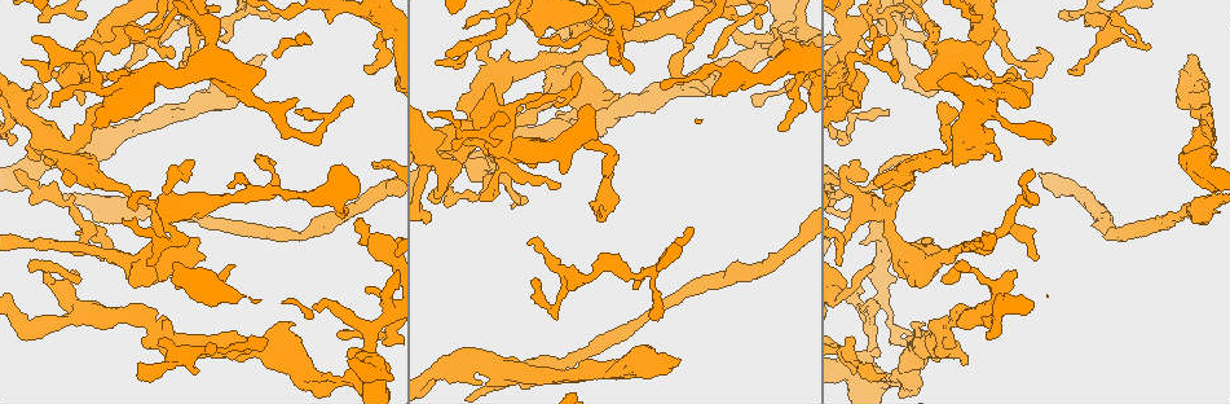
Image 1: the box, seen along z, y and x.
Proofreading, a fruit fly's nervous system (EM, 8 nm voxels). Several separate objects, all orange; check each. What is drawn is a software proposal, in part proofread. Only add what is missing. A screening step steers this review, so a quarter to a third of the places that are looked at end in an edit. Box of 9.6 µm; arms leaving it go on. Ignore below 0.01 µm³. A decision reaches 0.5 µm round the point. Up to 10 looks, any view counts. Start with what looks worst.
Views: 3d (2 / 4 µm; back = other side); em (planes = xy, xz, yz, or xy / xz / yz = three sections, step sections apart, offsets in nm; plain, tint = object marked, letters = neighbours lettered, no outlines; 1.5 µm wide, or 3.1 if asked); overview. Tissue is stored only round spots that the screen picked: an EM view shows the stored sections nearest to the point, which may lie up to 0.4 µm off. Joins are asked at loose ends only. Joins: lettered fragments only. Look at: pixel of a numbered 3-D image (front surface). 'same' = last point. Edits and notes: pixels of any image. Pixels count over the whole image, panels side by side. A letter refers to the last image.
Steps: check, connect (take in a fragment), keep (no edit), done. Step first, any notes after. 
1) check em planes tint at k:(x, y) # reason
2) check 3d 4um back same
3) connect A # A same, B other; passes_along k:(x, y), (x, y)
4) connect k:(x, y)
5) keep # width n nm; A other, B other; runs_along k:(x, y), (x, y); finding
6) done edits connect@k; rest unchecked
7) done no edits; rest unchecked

check 3d 4um at 1:(1016, 269) # free end

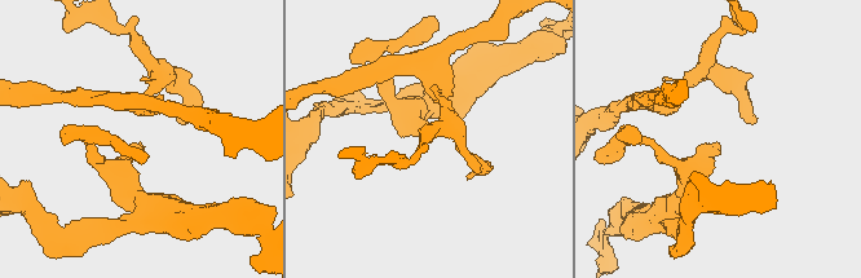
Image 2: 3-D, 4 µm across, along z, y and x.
check em planes letters at 2:(717, 146) # need the tissue

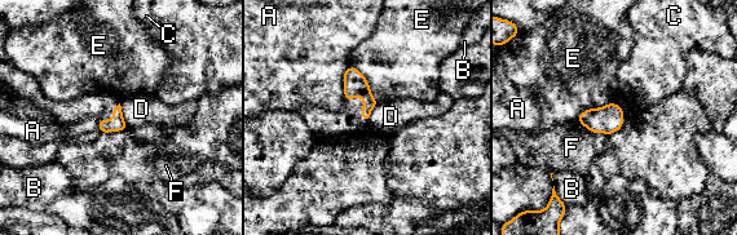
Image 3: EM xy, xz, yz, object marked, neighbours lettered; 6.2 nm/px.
keep # A other, B other, C other, D other, E other, F other; no lettered fragment goes on from it

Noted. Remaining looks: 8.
check 3d 4um at 1:(529, 241) # tapers out

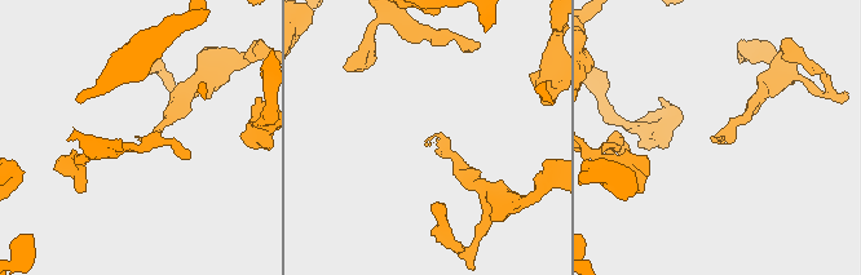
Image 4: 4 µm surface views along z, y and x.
check em planes letters at 4:(721, 137) # shape alone is not enough

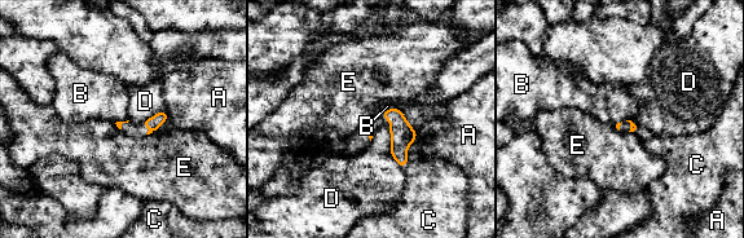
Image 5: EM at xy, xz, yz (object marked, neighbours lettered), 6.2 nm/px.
keep # longest_contact D 280 nm; A other, B other, C other, D other, E other; border 5:(387, 126), (391, 157), (403, 167); no lettered fragment goes on from it

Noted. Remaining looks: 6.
check 3d 4um at 1:(1000, 160)

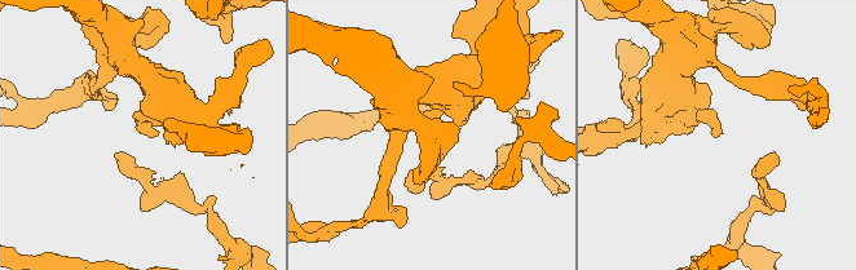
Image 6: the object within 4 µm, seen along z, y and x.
check em planes letters at 6:(153, 132) # need the tissue

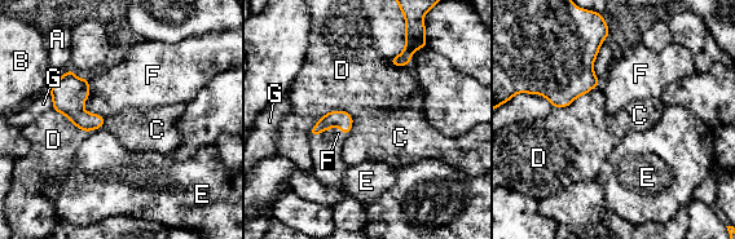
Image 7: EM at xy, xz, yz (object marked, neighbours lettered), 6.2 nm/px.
keep # width 110 nm; A other, B other, C other, D other, E other, F other, G other; border 7:(87, 78), (83, 107), (105, 118); none of them fits

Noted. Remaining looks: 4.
check 3d 4um at 1:(137, 286)

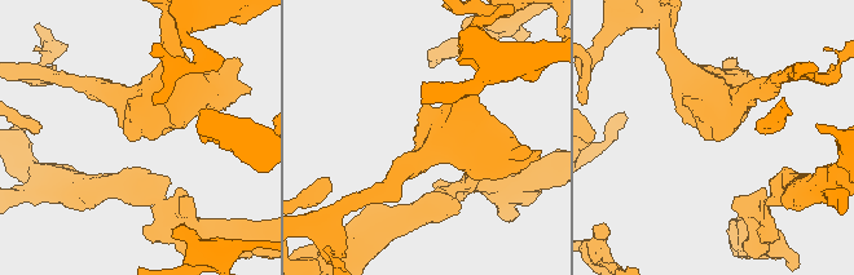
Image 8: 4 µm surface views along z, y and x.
check em yz step 4 tint at 8:(711, 140) # now the EM

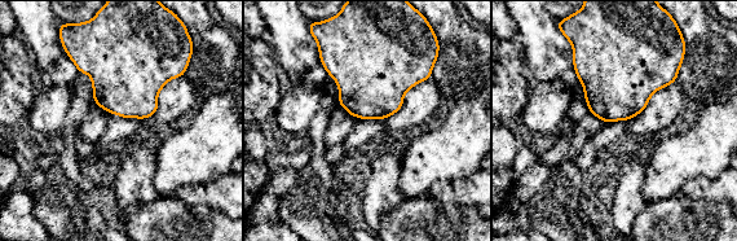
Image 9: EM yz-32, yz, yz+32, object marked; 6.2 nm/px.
check em planes letters same # another direction

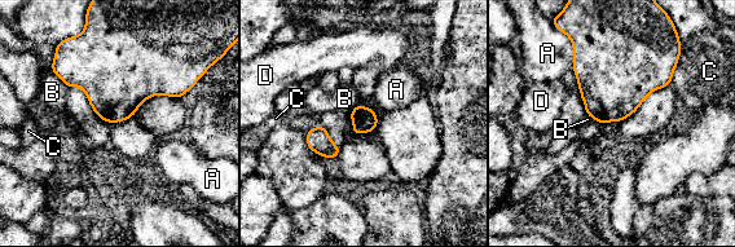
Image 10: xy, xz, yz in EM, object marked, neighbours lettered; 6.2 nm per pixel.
keep # A other, B other, C other, D other; border 10:(52, 70), (66, 87); no lettered fragment goes on from it

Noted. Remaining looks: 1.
done no edits; rest unchecked

